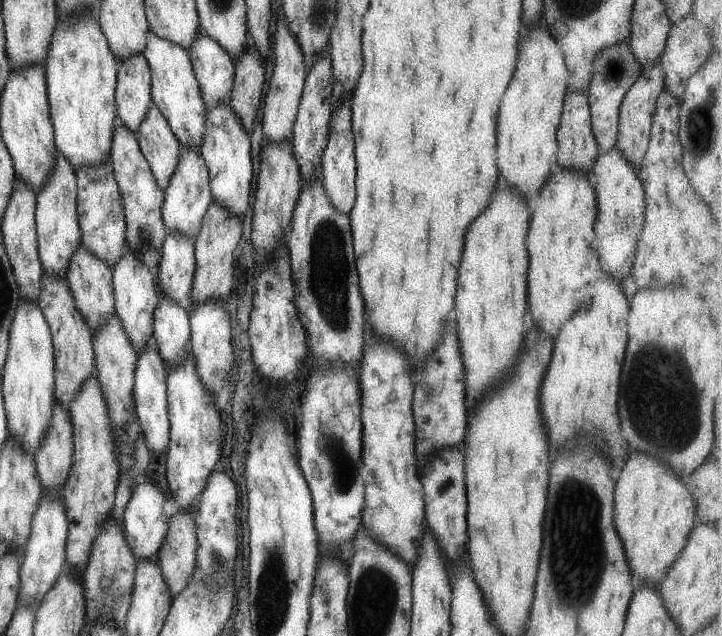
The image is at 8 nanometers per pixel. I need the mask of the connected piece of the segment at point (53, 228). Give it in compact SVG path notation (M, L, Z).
M58 153L56 164L52 168L52 174L44 188L37 192L36 226L39 257L43 266L43 272L64 280L66 270L70 266L72 254L81 245L81 230L78 220L76 202L77 197L76 171L64 154Z

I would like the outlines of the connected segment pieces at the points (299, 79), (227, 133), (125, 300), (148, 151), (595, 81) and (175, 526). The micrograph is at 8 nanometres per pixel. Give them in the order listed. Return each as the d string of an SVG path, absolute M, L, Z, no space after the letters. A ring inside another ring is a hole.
M280 15L277 18L277 28L274 34L274 72L268 84L268 92L264 96L263 115L263 142L291 142L294 120L300 106L300 99L305 85L305 78L309 68L304 64L302 48L296 40L296 36L290 32L286 17Z
M222 102L218 108L207 108L204 140L199 151L208 166L212 200L226 208L232 216L242 219L250 204L250 186L254 178L250 135L228 102Z
M130 250L124 251L120 256L120 260L113 266L113 287L115 296L115 313L124 326L126 336L130 338L136 356L140 356L140 352L144 350L144 346L148 344L150 336L153 336L154 330L154 311L158 306L157 282L155 281L155 271L144 266L140 262L140 257L136 256Z
M153 104L148 110L137 136L140 150L148 161L158 186L164 190L176 172L181 144L156 105Z
M616 44L598 51L593 60L593 77L588 90L588 104L591 110L591 127L602 152L614 150L620 132L619 108L626 93L636 84L639 73L643 70L636 56L632 54L630 45Z
M180 510L169 516L168 532L158 551L158 564L166 580L172 601L180 594L196 568L198 539L196 538L198 511Z

